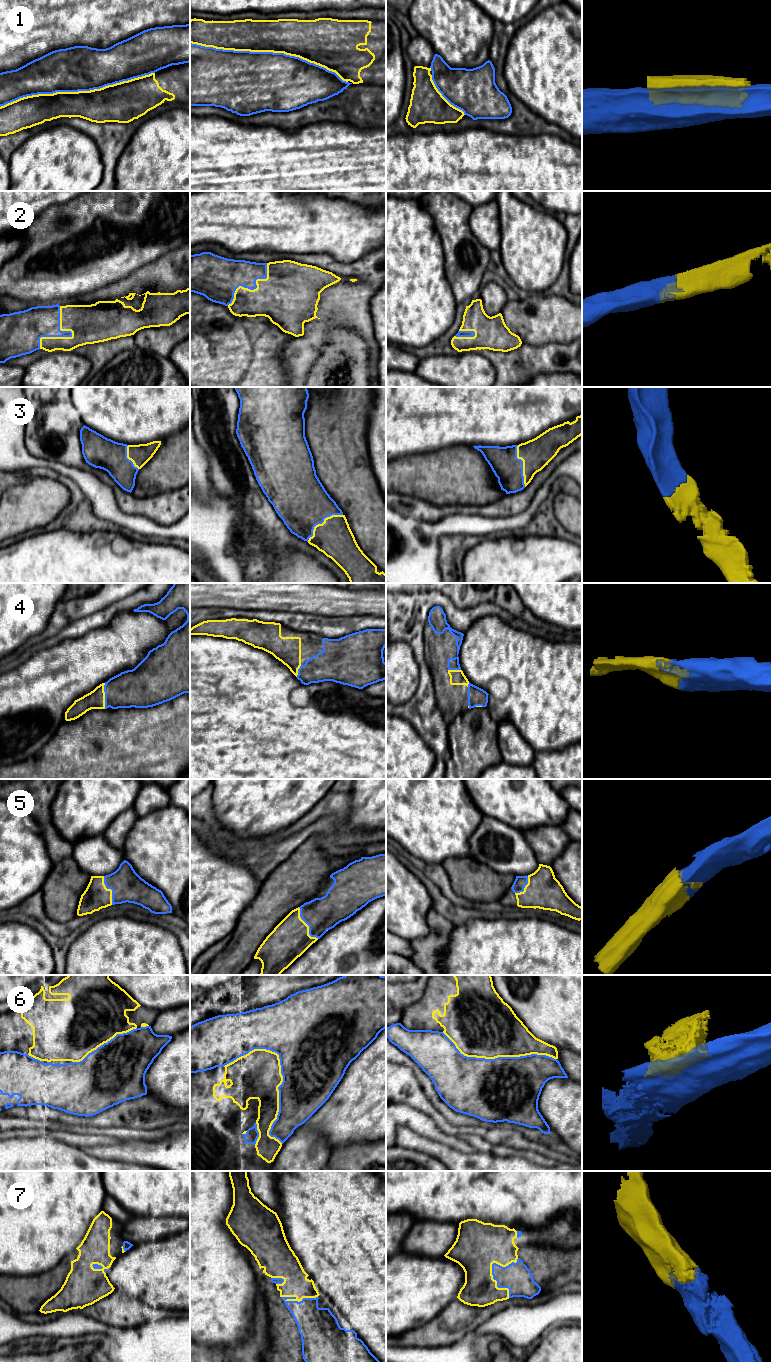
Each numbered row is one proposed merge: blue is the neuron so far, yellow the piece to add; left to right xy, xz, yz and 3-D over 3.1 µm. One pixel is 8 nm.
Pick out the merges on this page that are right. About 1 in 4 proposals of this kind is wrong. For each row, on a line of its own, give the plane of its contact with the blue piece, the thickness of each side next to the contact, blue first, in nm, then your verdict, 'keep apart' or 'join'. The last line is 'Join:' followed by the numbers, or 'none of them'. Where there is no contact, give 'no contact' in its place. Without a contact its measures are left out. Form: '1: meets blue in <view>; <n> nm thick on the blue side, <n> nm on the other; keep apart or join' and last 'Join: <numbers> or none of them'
1: meets blue in xz; 480 nm thick on the blue side, 300 nm on the other; keep apart
2: meets blue in xy; 260 nm thick on the blue side, 320 nm on the other; join
3: meets blue in xz; 420 nm thick on the blue side, 300 nm on the other; join
4: meets blue in xy; 300 nm thick on the blue side, 150 nm on the other; join
5: meets blue in xz; 280 nm thick on the blue side, 300 nm on the other; join
6: meets blue in xz; 420 nm thick on the blue side, 380 nm on the other; keep apart
7: meets blue in yz; 220 nm thick on the blue side, 380 nm on the other; join
Join: 2, 3, 4, 5, 7

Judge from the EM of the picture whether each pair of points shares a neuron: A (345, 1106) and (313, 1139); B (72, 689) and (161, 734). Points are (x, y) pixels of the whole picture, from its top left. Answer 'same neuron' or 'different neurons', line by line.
A: different neurons
B: different neurons

